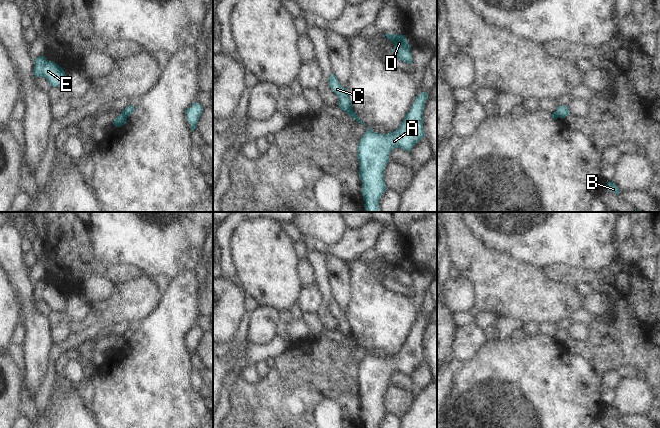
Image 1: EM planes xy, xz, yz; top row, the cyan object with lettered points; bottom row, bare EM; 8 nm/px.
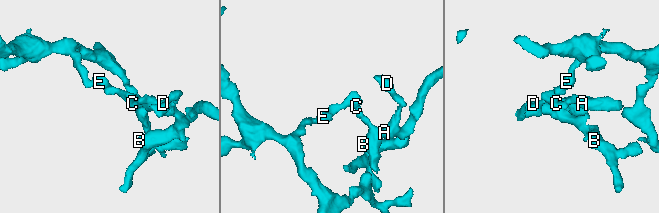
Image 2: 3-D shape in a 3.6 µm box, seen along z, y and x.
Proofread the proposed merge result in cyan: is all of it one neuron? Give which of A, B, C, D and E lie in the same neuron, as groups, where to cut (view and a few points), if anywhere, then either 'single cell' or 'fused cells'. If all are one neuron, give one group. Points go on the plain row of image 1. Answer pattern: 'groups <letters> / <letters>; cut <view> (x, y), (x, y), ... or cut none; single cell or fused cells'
groups A B D / C E; cut xy (122, 335), (127, 340); fused cells

